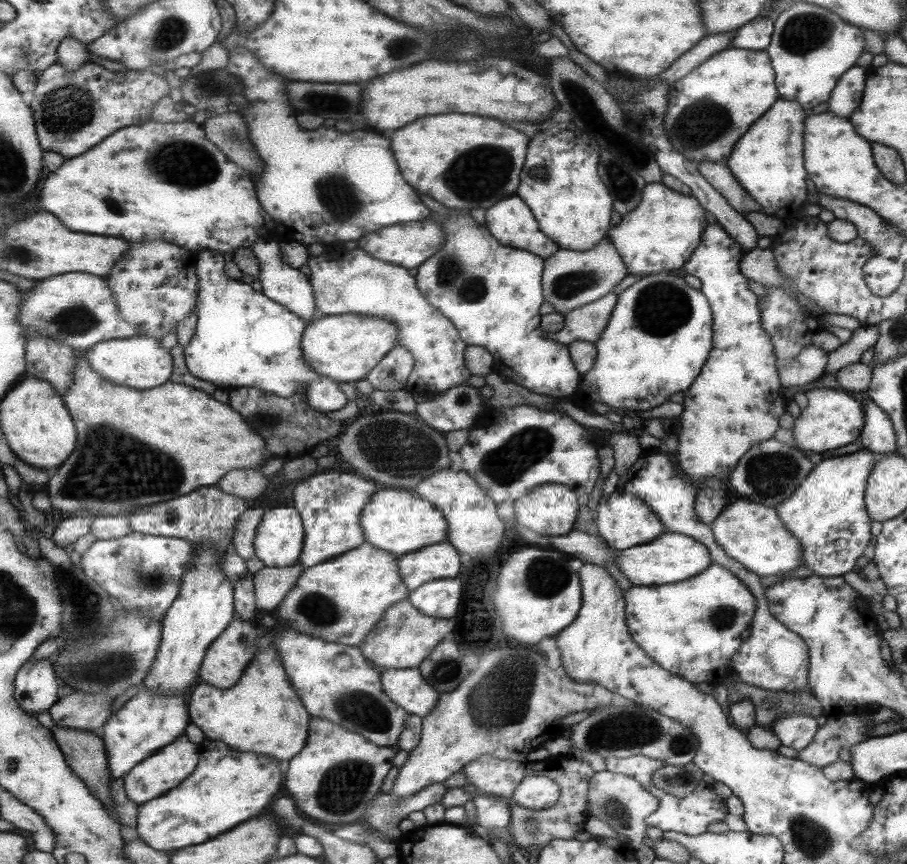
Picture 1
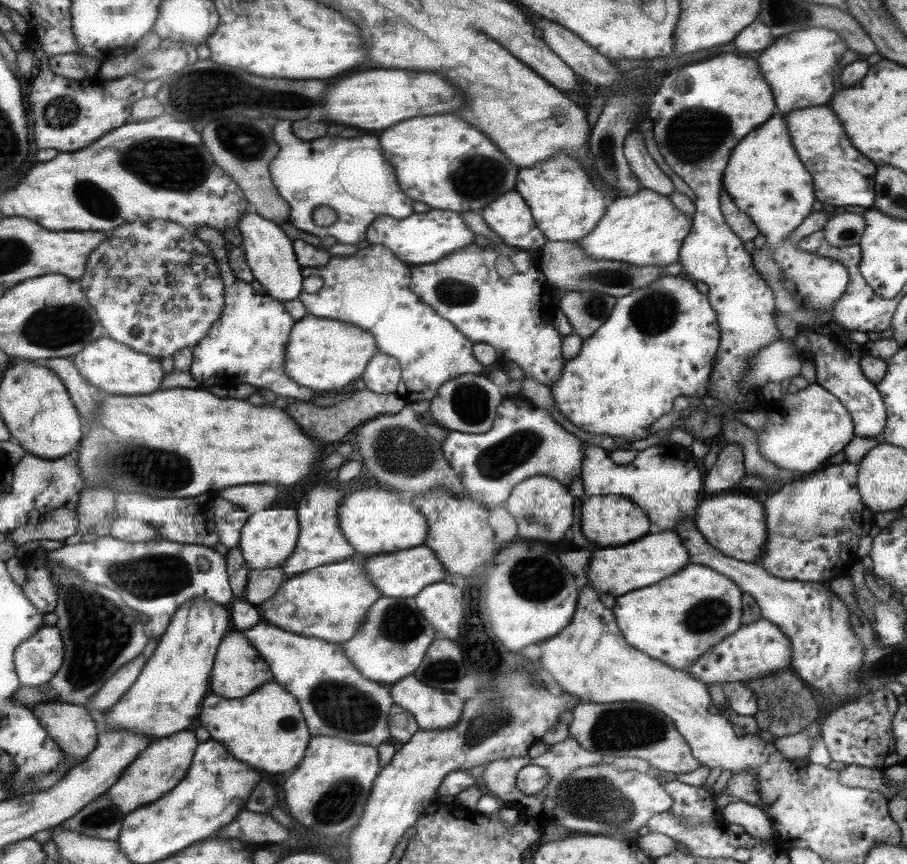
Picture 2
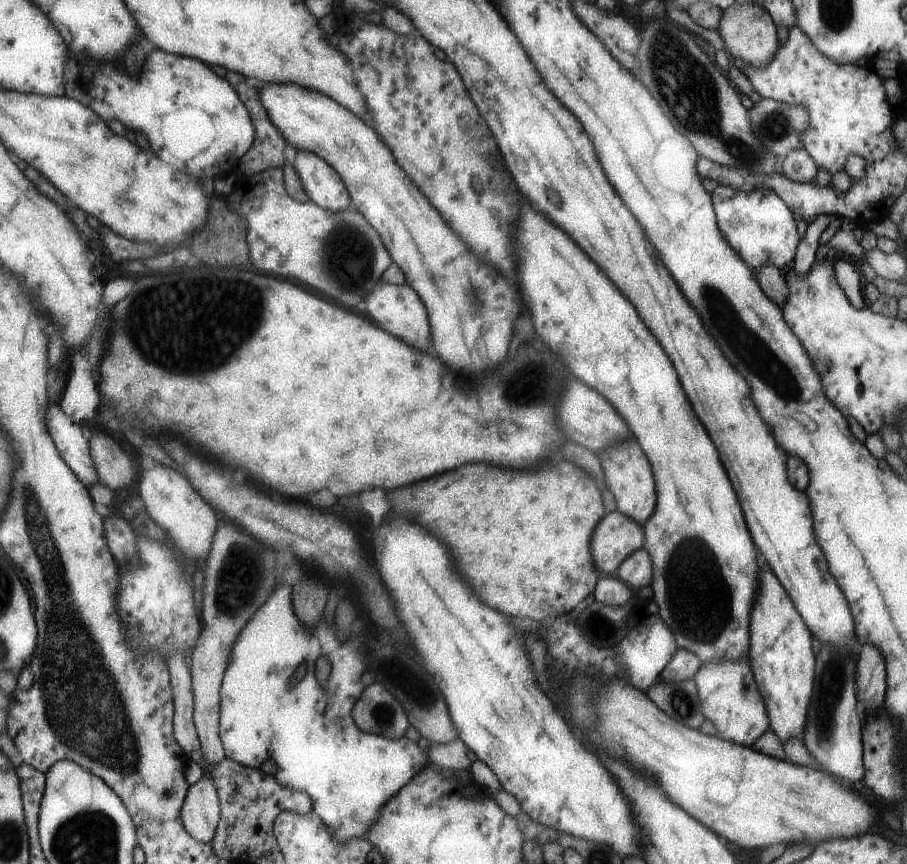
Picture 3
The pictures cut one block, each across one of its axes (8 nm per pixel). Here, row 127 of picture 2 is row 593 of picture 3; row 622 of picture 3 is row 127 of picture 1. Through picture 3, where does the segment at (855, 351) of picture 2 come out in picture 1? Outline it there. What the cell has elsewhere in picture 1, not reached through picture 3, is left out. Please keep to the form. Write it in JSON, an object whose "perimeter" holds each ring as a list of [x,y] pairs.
{"perimeter":[[[778,100],[768,112],[752,124],[752,132],[735,144],[727,160],[727,166],[740,186],[760,204],[770,217],[792,220],[793,212],[798,212],[806,202],[806,170],[804,170],[804,122],[806,114],[798,101]]]}

